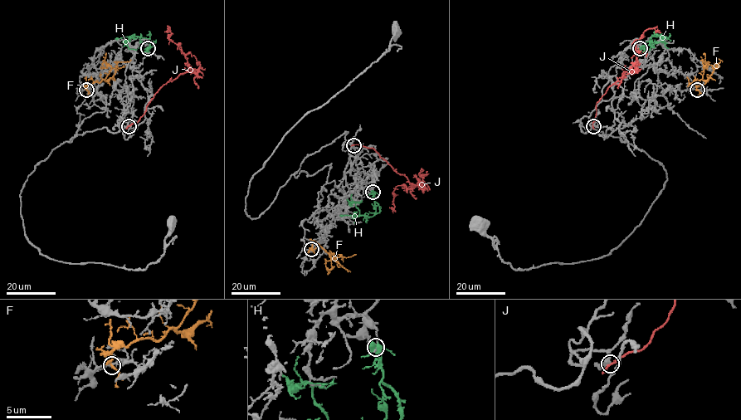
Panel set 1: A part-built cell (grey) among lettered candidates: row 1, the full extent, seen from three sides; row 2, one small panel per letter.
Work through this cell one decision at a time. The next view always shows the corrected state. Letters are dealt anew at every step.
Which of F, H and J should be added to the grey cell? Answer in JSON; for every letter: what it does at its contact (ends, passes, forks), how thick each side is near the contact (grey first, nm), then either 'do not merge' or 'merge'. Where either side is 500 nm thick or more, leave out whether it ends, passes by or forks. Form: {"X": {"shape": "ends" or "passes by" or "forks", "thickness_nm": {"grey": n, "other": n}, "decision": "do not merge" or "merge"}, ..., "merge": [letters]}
{"F": {"shape": "passes by", "thickness_nm": {"grey": 180, "other": 200}, "decision": "do not merge"}, "H": {"shape": "forks", "thickness_nm": {"grey": 200, "other": 480}, "decision": "do not merge"}, "J": {"shape": "passes by", "thickness_nm": {"grey": 440, "other": 180}, "decision": "do not merge"}, "merge": []}

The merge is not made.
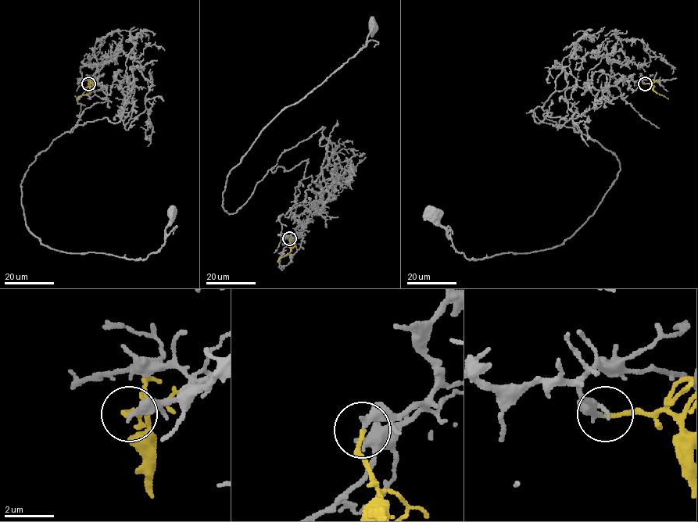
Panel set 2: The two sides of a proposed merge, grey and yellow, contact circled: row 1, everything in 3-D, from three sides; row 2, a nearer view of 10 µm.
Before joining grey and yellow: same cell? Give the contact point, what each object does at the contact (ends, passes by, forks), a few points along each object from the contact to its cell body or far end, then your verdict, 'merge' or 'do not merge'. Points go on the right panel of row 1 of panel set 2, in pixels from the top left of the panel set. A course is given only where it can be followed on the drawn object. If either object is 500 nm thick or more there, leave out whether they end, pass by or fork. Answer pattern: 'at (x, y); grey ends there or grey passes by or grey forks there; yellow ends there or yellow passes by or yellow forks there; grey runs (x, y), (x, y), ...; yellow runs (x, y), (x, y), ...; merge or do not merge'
at (645, 84); grey ends there; yellow ends there; grey runs (645, 84), (613, 73), (604, 90), (565, 91), (576, 132), (620, 171), (561, 244), (468, 259), (431, 211); yellow runs (645, 84), (651, 84), (652, 88), (668, 99); merge

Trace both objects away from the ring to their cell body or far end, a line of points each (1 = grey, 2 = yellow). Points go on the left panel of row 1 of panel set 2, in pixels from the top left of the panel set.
1: (88, 84), (95, 73), (105, 101), (26, 173), (27, 227), (62, 252), (145, 259), (164, 243), (170, 211)
2: (88, 84), (89, 93), (76, 99)

